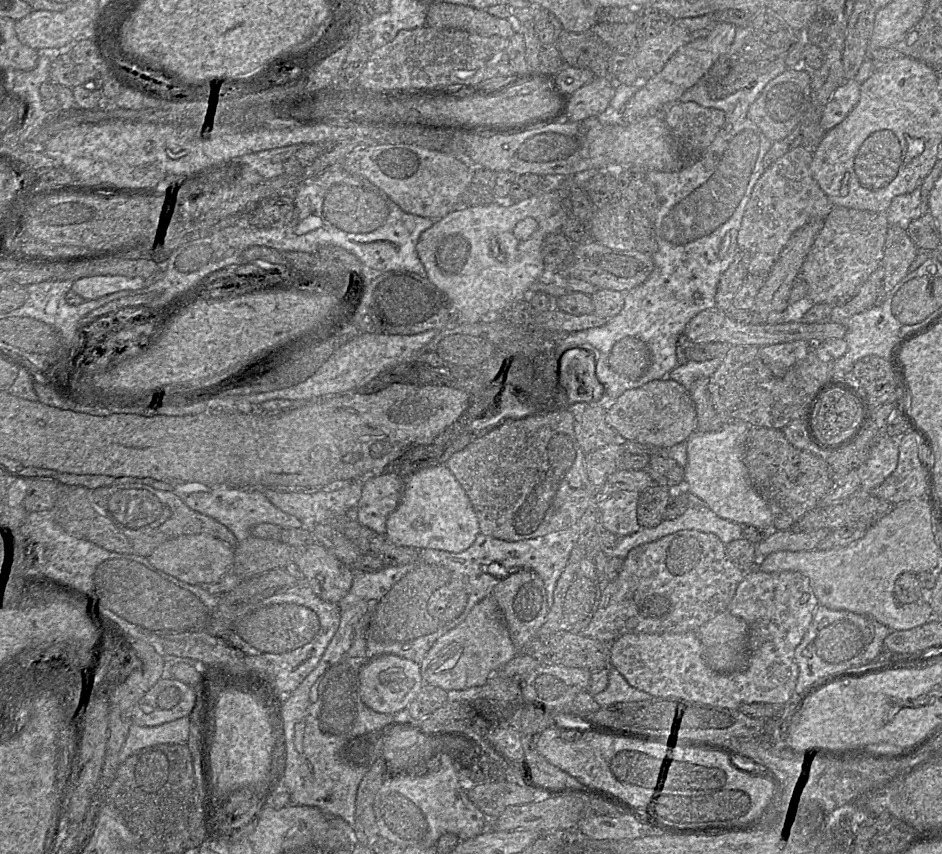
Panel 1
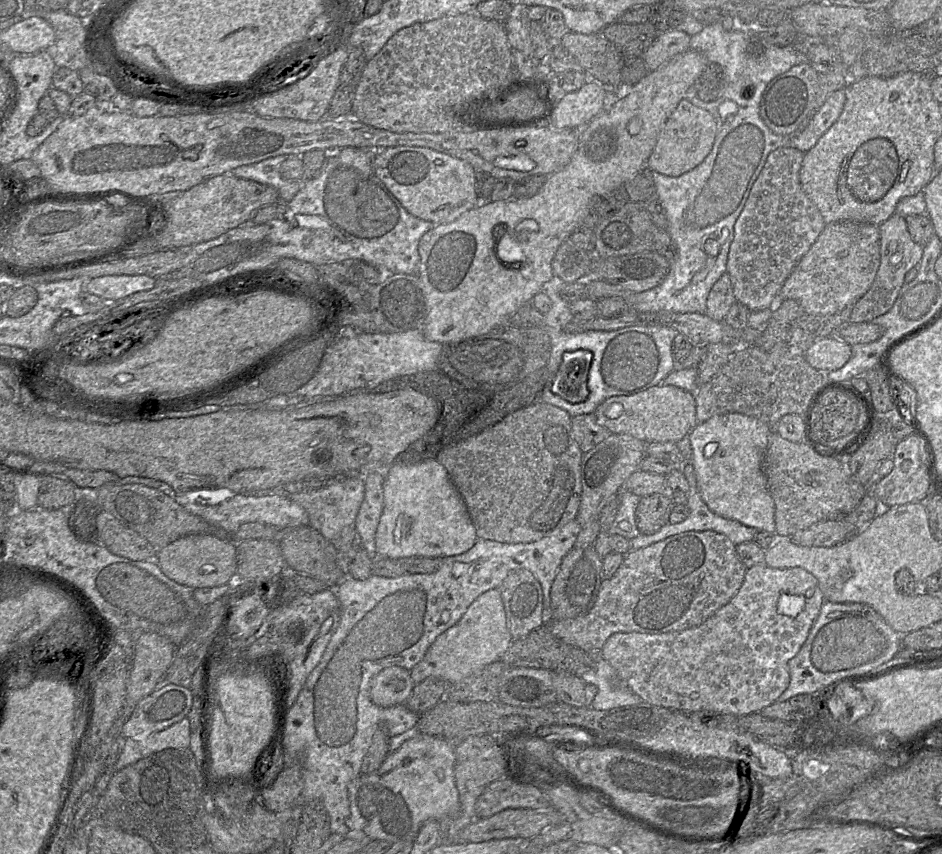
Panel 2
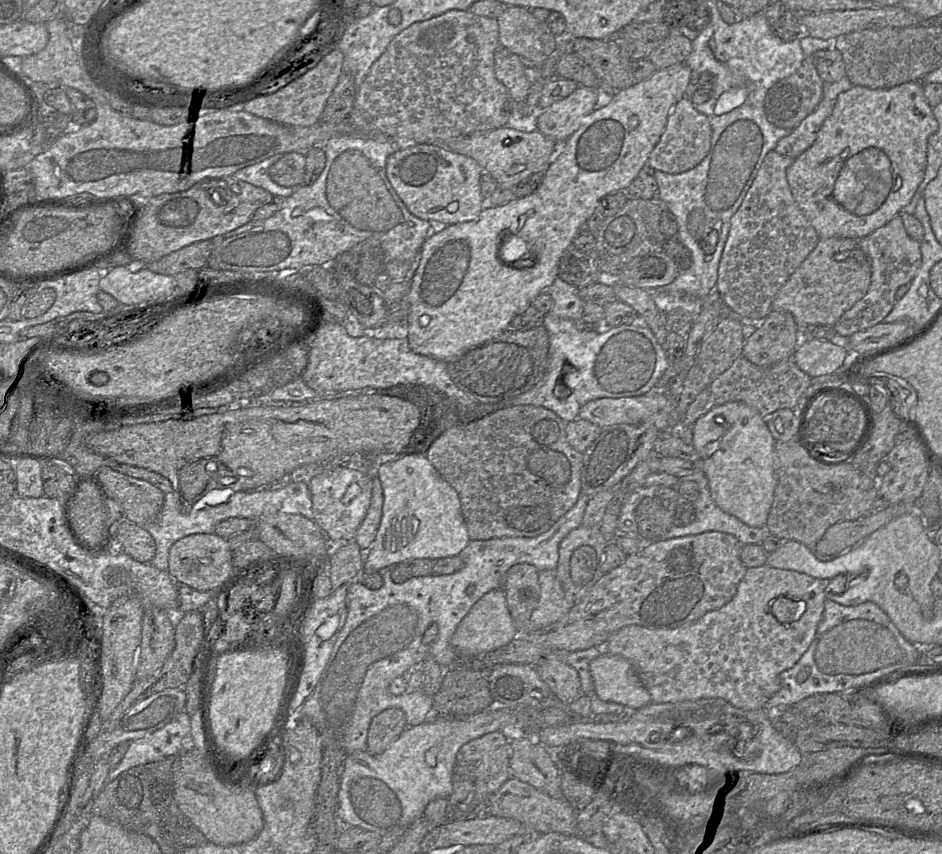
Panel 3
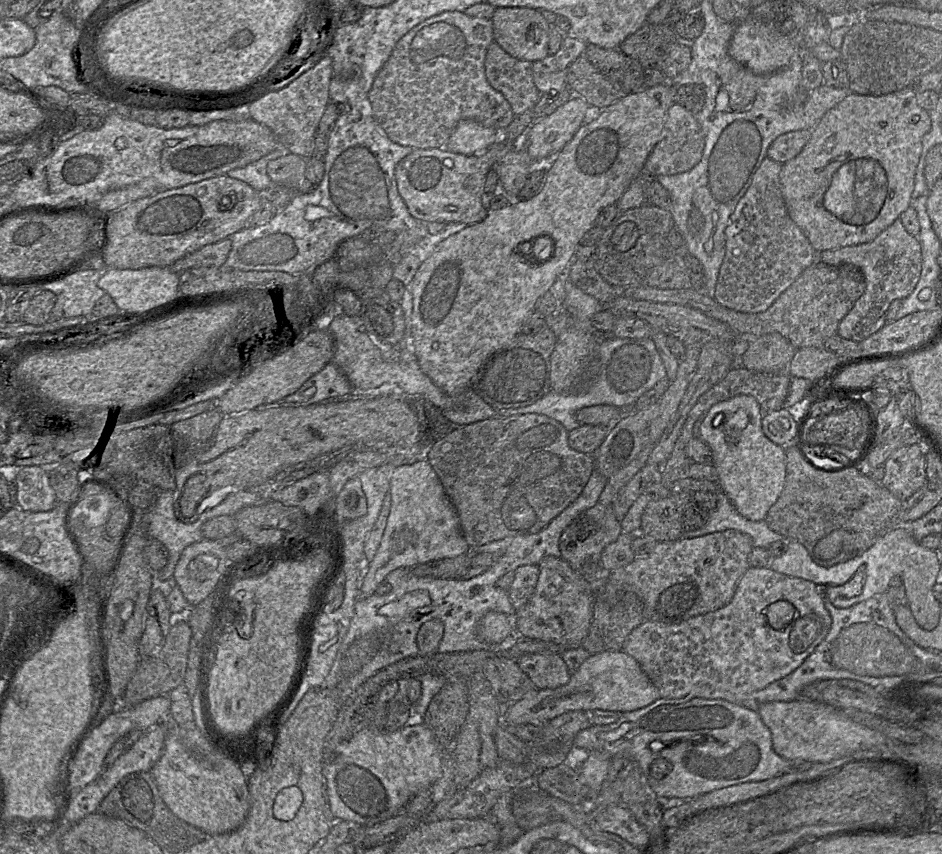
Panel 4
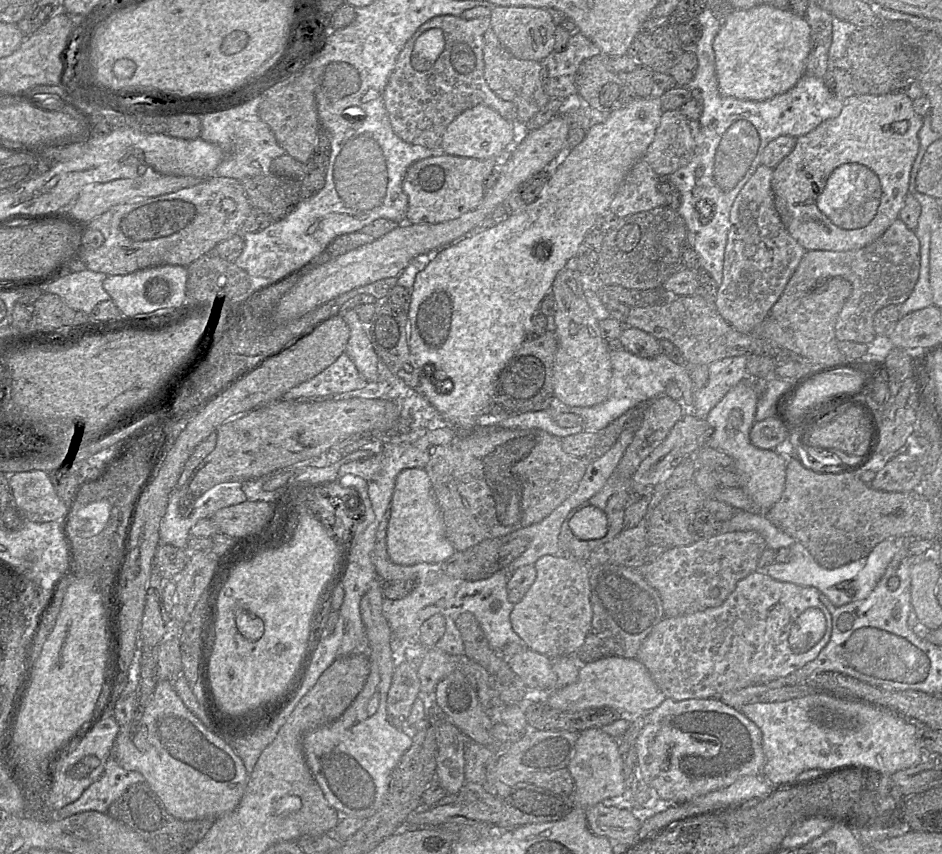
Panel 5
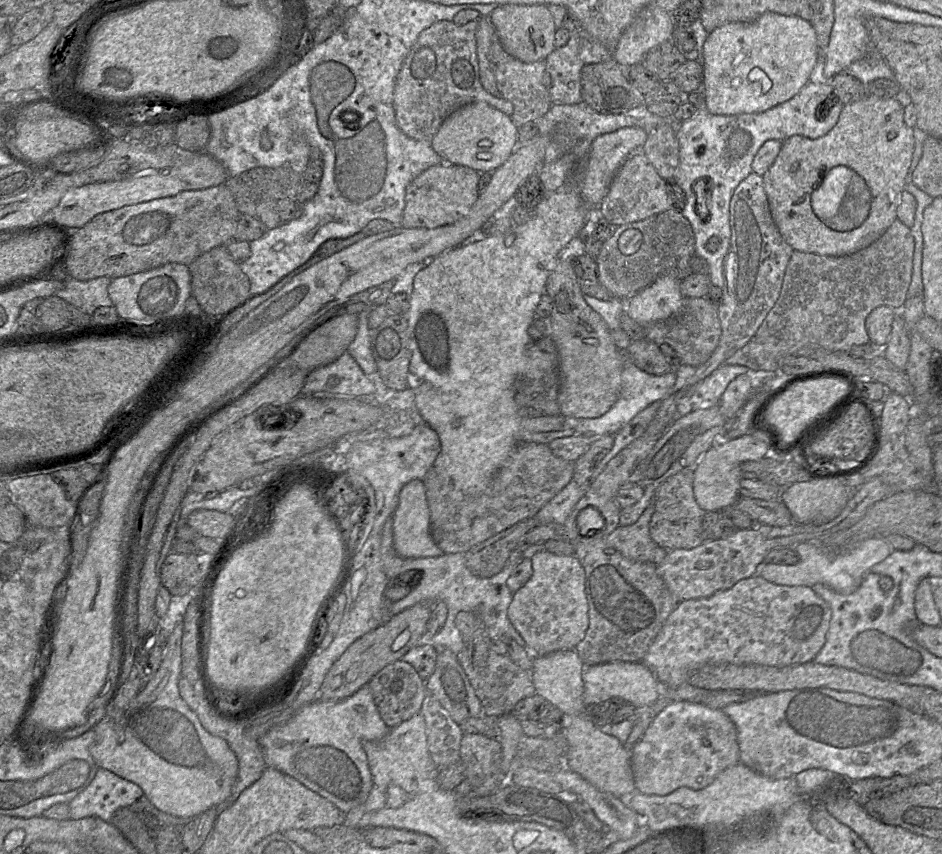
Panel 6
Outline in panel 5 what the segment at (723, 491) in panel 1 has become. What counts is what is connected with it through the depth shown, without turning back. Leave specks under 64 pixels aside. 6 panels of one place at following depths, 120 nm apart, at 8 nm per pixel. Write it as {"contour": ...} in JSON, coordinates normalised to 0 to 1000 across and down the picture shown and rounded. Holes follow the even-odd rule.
{"contour":[[[785,447],[758,475],[749,492],[753,496],[748,505],[748,521],[764,527],[774,533],[779,540],[780,553],[786,559],[786,571],[796,582],[803,595],[808,600],[816,597],[829,582],[834,562],[834,540],[822,527],[812,527],[801,523],[795,513],[796,504],[801,495],[801,484],[805,461],[793,447]]]}

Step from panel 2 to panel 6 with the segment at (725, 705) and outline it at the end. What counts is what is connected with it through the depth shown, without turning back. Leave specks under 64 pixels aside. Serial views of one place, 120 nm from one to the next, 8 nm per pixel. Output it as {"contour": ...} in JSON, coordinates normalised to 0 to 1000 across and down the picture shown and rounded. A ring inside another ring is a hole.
{"contour":[[[799,673],[749,700],[720,706],[684,768],[683,776],[708,806],[730,800],[732,789],[753,776],[803,778],[831,781],[860,775],[877,752],[882,727],[880,708],[859,686],[831,686]]]}

